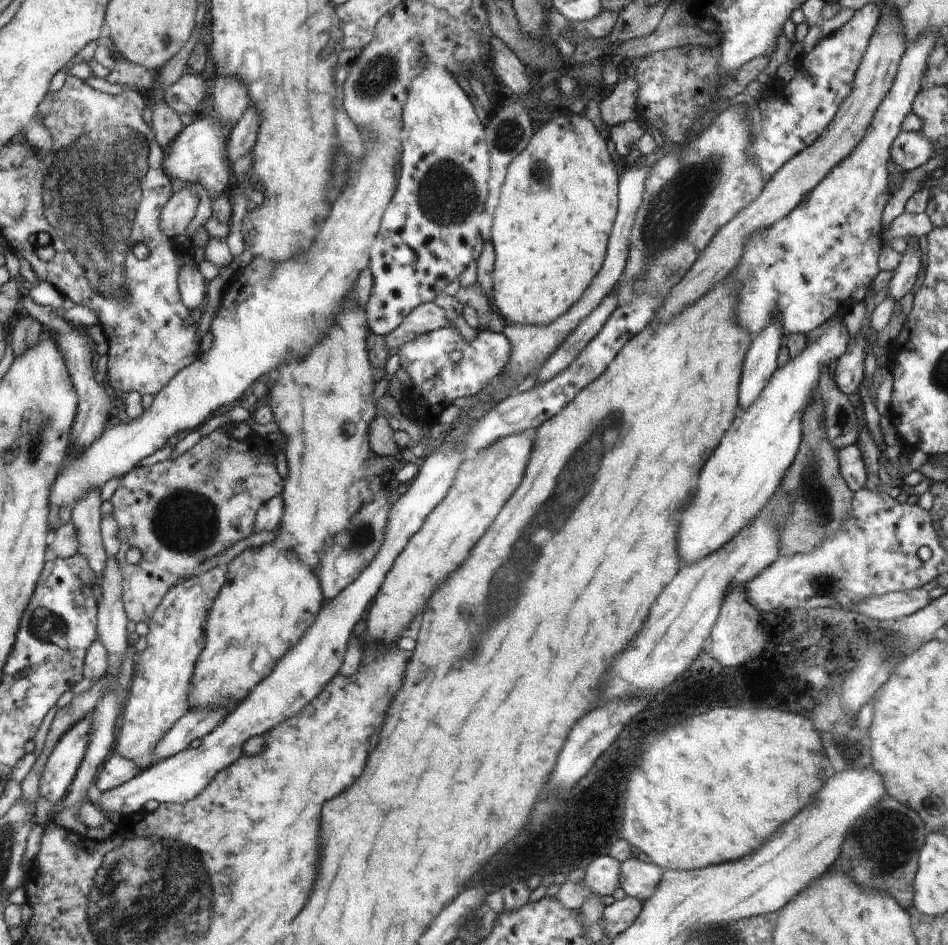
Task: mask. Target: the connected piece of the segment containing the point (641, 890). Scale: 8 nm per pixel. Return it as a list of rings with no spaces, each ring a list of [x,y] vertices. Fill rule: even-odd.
[[[636,857],[628,858],[620,864],[619,887],[628,897],[642,902],[650,899],[664,870],[652,862],[640,862]]]

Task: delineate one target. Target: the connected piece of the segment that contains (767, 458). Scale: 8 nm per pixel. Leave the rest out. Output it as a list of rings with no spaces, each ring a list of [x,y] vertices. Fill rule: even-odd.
[[[842,318],[830,320],[822,336],[807,344],[800,356],[788,359],[784,368],[778,368],[758,400],[742,410],[736,416],[736,424],[728,428],[720,452],[712,456],[708,468],[704,468],[704,476],[700,476],[700,492],[692,498],[692,508],[684,514],[679,548],[683,564],[696,564],[714,555],[744,527],[750,526],[771,502],[802,446],[803,415],[818,390],[823,371],[831,368],[851,344]]]

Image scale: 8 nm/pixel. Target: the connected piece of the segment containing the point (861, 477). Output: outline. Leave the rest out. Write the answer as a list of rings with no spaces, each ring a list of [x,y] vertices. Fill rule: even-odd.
[[[850,444],[850,446],[840,448],[838,456],[840,471],[851,491],[855,493],[857,490],[864,489],[868,473],[858,444]]]

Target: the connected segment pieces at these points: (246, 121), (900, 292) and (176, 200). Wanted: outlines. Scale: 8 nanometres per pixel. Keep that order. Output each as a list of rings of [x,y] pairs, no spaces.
[[[252,104],[252,108],[246,110],[246,114],[240,118],[233,130],[229,152],[233,162],[247,154],[248,150],[254,146],[258,128],[260,128],[260,116],[258,116],[256,106]]]
[[[908,245],[906,252],[902,253],[896,270],[889,275],[888,298],[898,302],[904,295],[908,294],[916,283],[918,272],[922,268],[920,248]]]
[[[190,183],[180,193],[176,193],[164,210],[162,229],[172,238],[184,234],[188,236],[190,224],[198,214],[202,200],[194,185]]]

